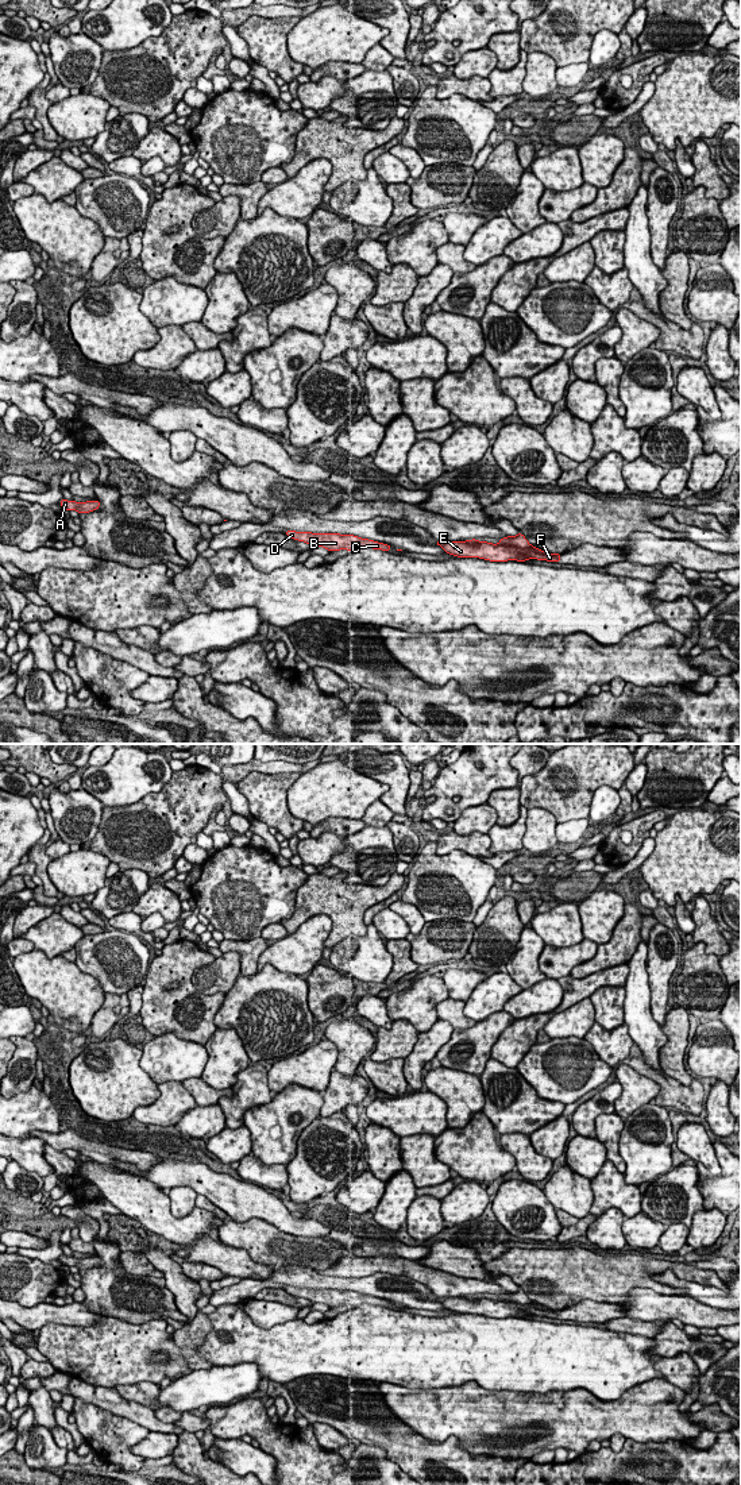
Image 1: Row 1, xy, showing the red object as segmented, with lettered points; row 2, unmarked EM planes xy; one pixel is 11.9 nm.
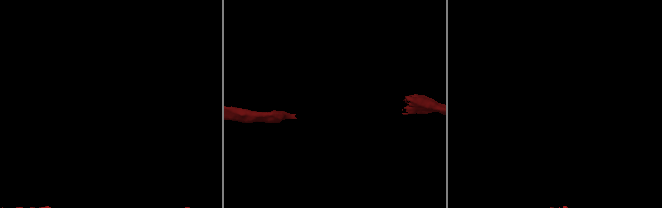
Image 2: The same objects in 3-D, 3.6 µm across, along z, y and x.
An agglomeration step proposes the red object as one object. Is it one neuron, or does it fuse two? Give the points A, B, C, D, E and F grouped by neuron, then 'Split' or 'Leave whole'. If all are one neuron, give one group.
Groups: A B C D E / F. Split

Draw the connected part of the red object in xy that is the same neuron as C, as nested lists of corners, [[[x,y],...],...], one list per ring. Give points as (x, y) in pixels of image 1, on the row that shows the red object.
[[[285,531],[285,535],[293,540],[304,541],[309,545],[327,548],[329,552],[347,549],[355,552],[360,548],[373,548],[390,551],[391,545],[385,543],[378,543],[368,539],[362,539],[354,535],[340,535],[340,533],[312,533],[312,532],[296,532]]]

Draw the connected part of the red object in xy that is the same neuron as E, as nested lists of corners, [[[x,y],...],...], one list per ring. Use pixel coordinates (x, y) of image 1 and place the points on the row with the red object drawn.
[[[437,541],[445,554],[458,556],[458,558],[479,558],[490,562],[526,562],[532,558],[528,558],[525,552],[503,544],[493,544],[487,541],[479,541],[476,545],[470,545],[464,541]]]

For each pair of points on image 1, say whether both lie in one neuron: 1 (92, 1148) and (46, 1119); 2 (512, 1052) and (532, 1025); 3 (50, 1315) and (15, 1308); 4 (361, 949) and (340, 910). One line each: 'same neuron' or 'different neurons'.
1: different neurons
2: same neuron
3: same neuron
4: different neurons

